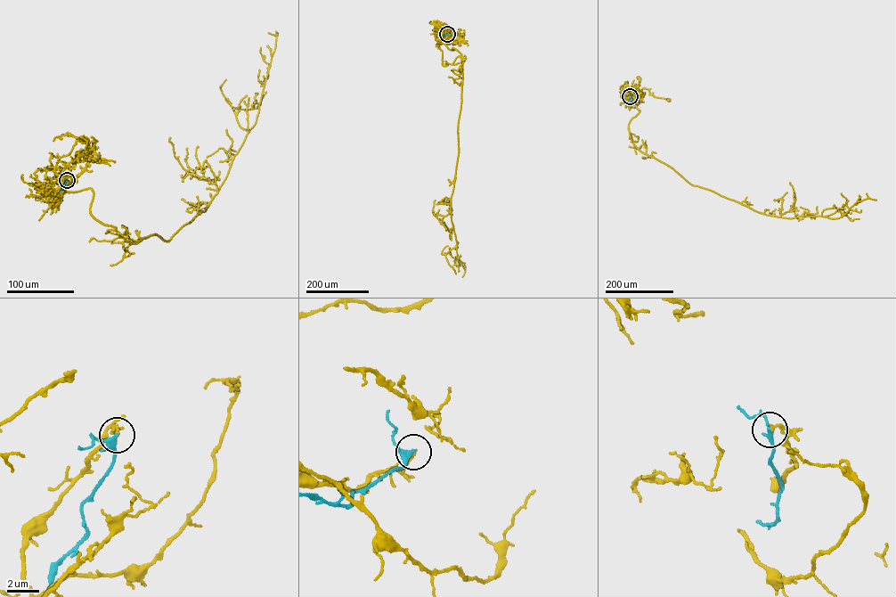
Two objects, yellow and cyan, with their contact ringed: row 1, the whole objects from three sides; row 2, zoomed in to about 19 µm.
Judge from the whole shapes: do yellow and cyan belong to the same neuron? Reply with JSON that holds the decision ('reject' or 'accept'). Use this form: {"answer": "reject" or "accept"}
{"answer": "reject"}

